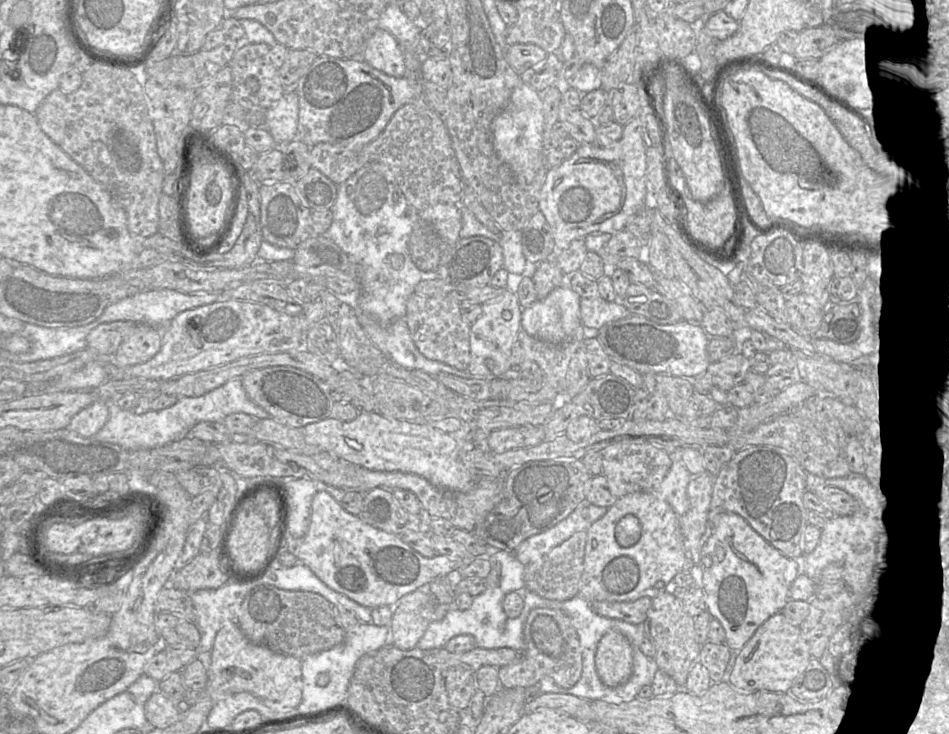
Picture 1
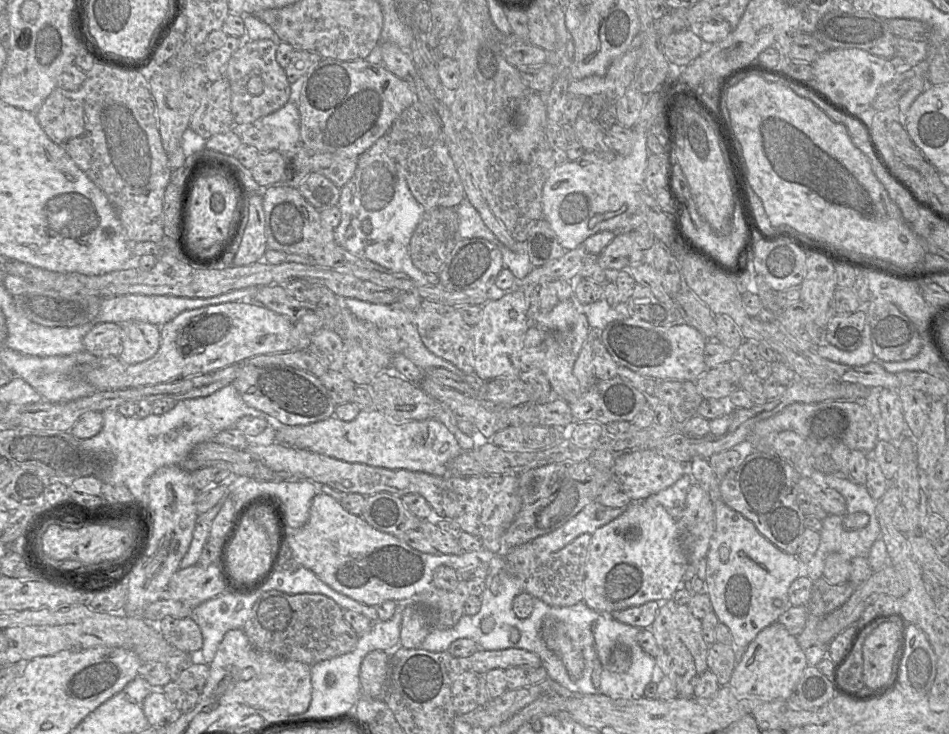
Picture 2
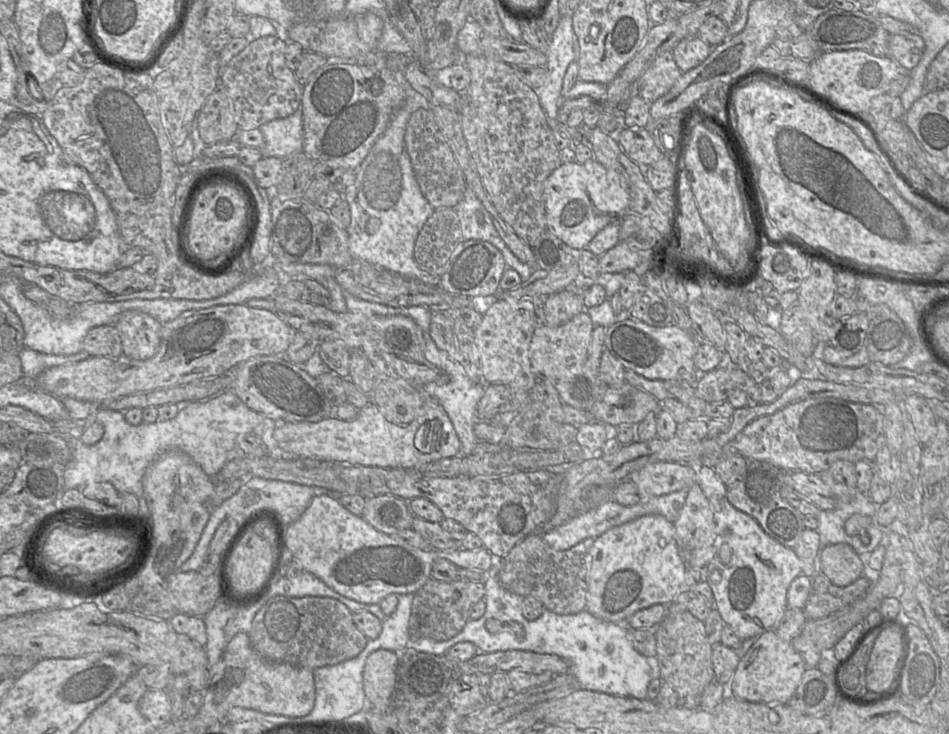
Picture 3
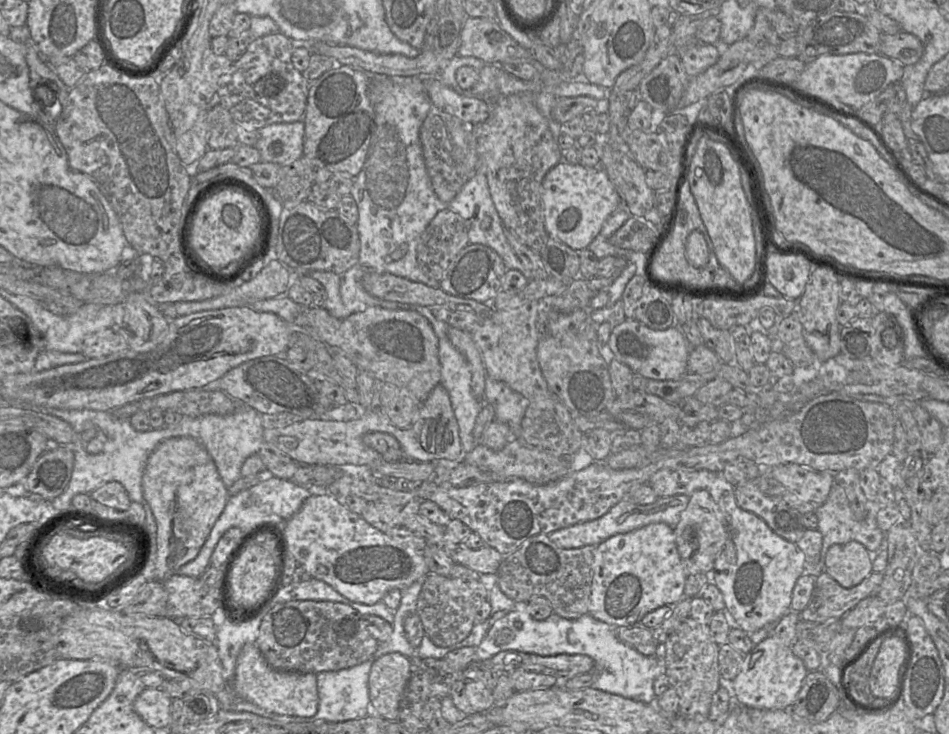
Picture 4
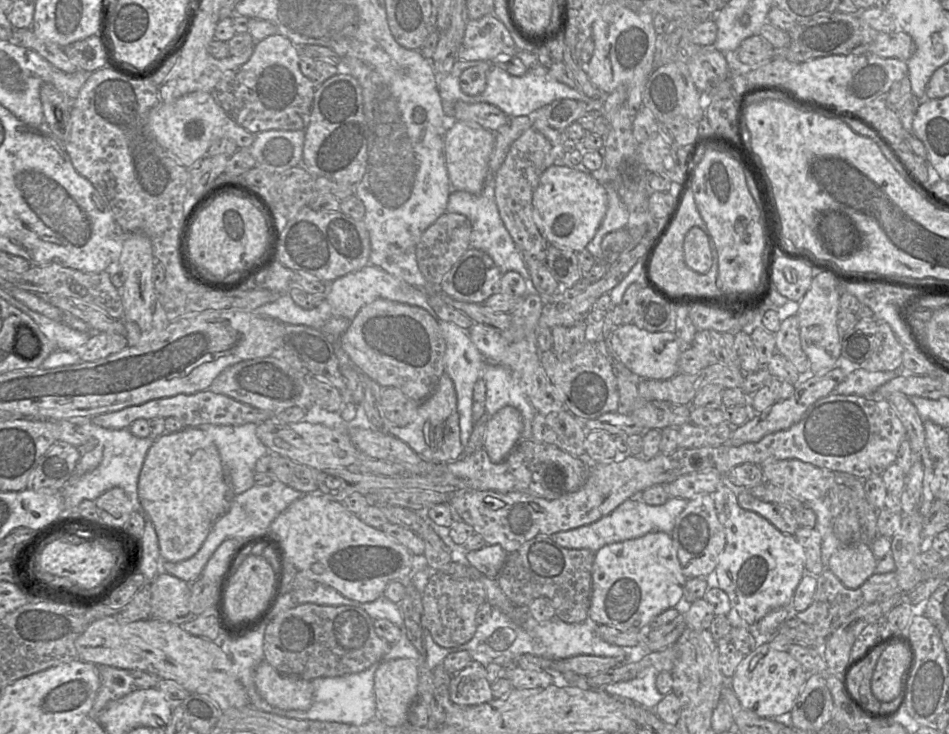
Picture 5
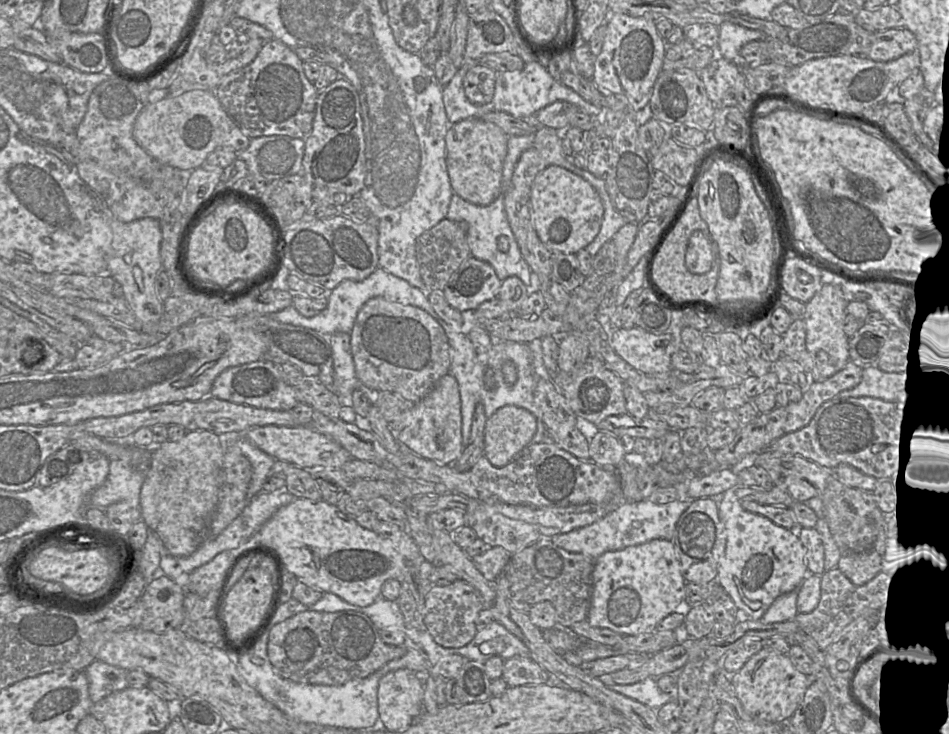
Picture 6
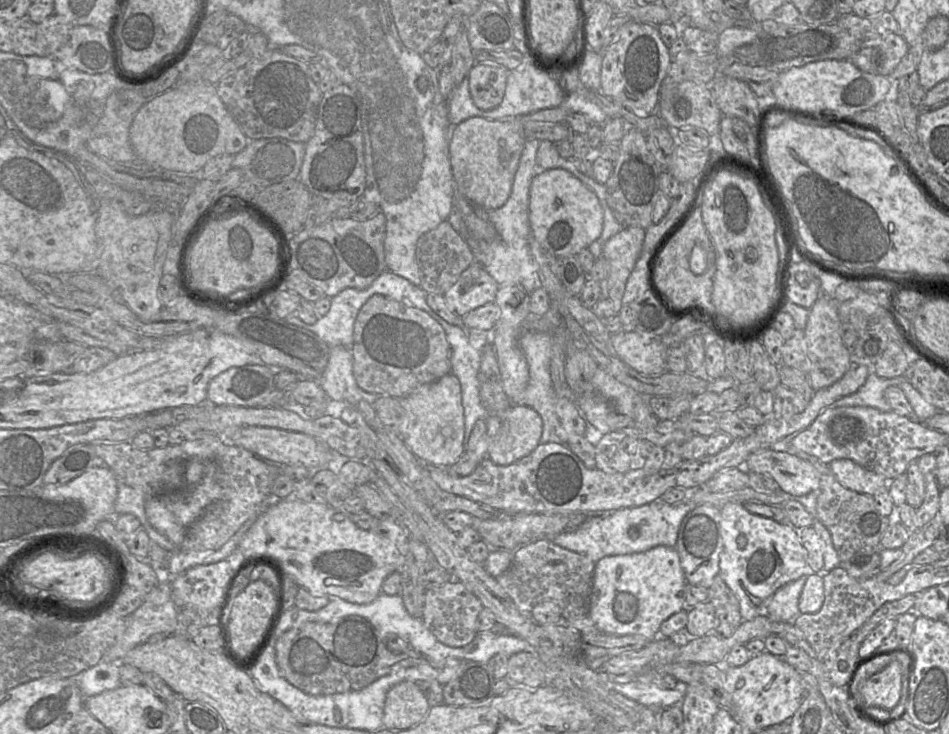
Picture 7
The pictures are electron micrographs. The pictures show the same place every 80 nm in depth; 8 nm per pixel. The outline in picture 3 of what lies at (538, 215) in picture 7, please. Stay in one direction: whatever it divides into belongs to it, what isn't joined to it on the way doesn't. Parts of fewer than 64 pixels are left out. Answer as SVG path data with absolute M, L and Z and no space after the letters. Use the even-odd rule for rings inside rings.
M594 158L584 162L584 163L565 163L561 164L558 168L556 168L546 179L544 183L543 190L543 202L545 206L545 217L546 217L546 229L549 230L553 235L559 238L562 242L564 242L567 246L577 249L584 250L590 241L607 225L616 220L622 220L627 214L634 214L630 212L630 195L627 190L627 186L621 176L613 171L605 168L599 162L597 162Z

